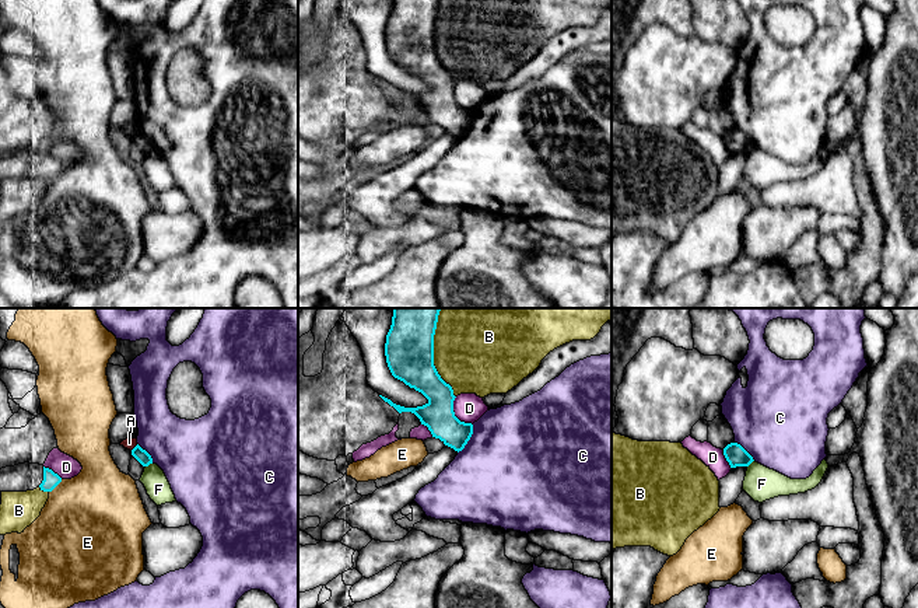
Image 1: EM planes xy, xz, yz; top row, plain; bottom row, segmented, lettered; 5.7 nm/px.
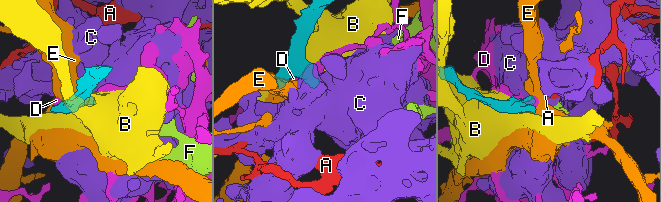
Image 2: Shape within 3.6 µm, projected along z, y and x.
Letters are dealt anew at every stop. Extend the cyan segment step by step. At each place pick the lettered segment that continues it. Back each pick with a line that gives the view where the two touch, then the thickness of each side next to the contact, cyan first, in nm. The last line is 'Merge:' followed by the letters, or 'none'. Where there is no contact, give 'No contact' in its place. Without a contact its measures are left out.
Merge: none

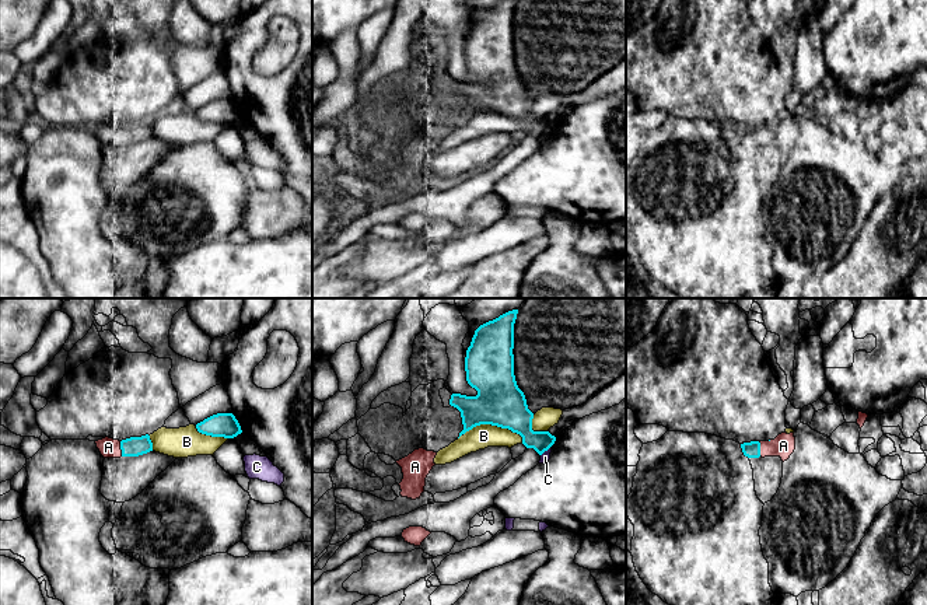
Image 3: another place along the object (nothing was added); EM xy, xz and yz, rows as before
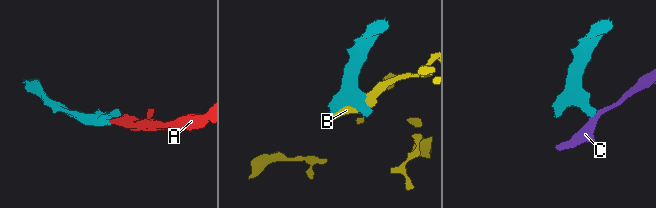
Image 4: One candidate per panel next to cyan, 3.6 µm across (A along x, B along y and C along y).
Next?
A: Touches cyan in xy. Thickness 110 nm (cyan) against 110 nm
Merge: A

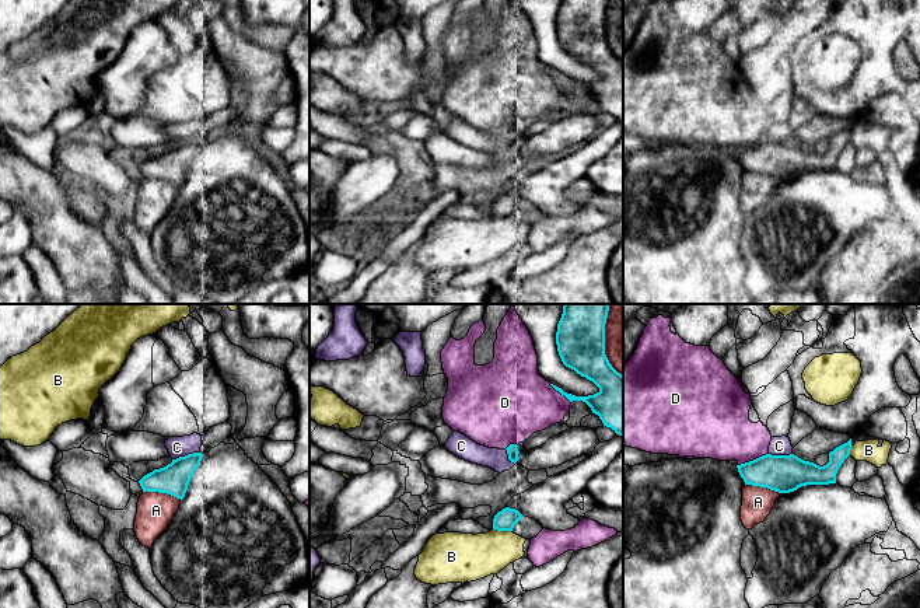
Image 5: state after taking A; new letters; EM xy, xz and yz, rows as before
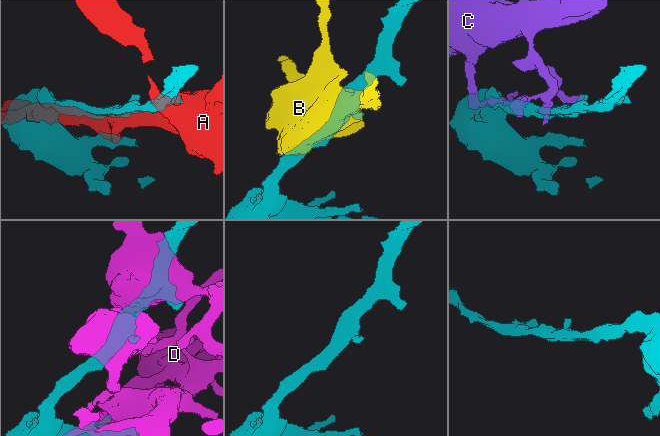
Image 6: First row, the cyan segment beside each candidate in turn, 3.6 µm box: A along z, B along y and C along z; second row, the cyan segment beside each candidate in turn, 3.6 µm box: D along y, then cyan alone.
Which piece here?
Merge: none

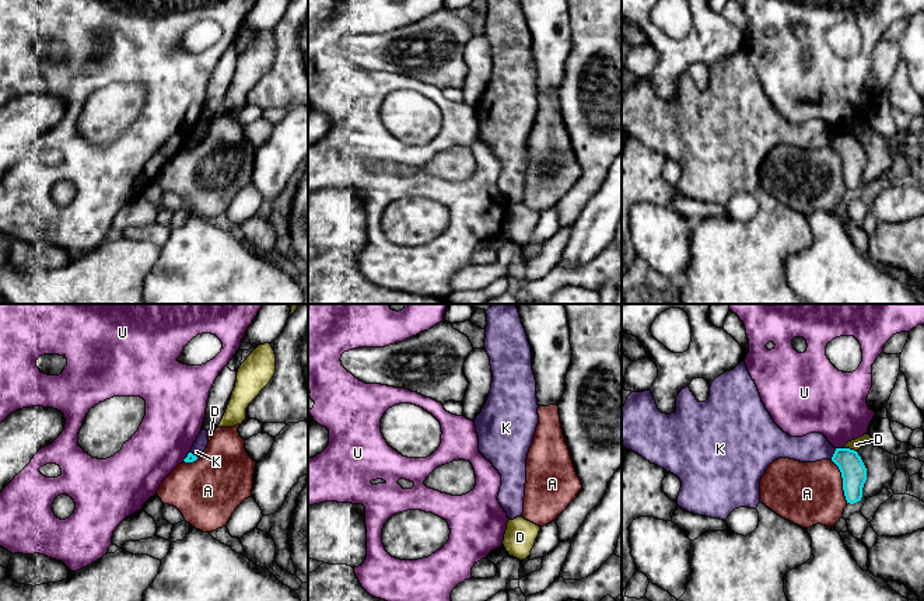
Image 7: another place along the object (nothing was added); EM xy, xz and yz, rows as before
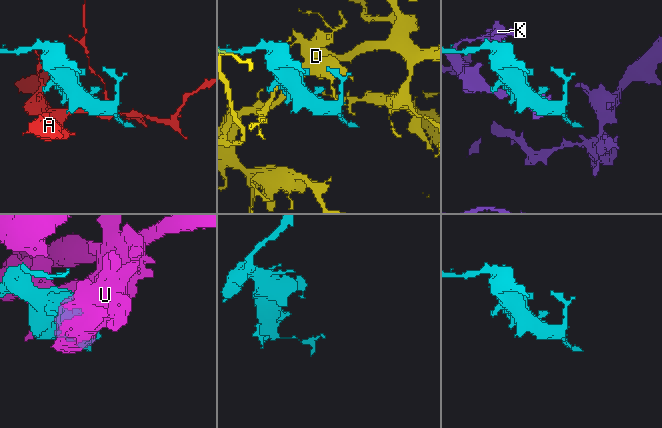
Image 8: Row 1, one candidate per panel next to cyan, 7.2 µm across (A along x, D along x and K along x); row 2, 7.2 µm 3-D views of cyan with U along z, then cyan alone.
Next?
Merge: none

